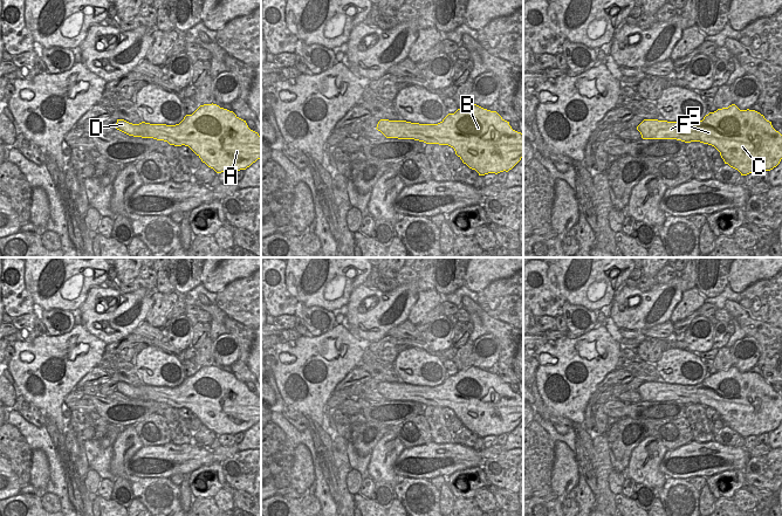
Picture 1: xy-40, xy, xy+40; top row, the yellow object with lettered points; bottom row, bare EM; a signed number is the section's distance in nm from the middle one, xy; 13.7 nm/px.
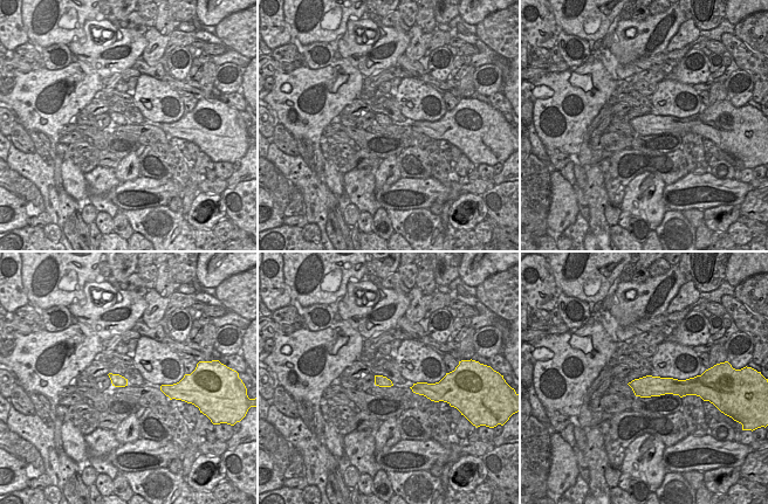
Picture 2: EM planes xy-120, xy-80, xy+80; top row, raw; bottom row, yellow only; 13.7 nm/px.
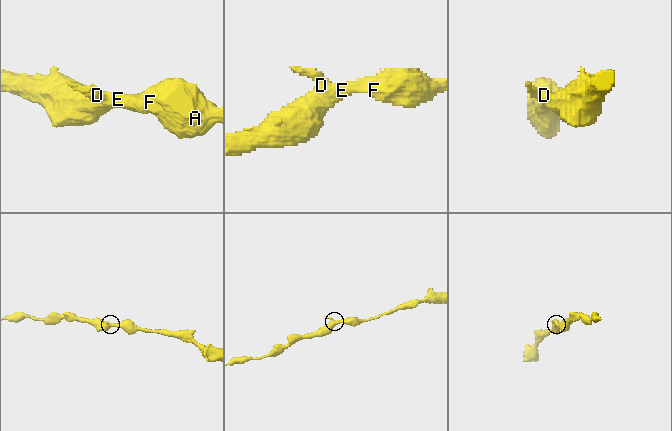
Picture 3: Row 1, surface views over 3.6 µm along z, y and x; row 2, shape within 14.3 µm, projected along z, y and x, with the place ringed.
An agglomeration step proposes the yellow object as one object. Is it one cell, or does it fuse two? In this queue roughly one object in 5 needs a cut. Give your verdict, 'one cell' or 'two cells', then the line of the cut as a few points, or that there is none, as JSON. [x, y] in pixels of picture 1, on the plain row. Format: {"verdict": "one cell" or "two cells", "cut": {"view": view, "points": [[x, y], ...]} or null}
{"verdict": "one cell", "cut": null}

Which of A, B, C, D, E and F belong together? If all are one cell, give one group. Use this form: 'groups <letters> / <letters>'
groups A B C D E F

